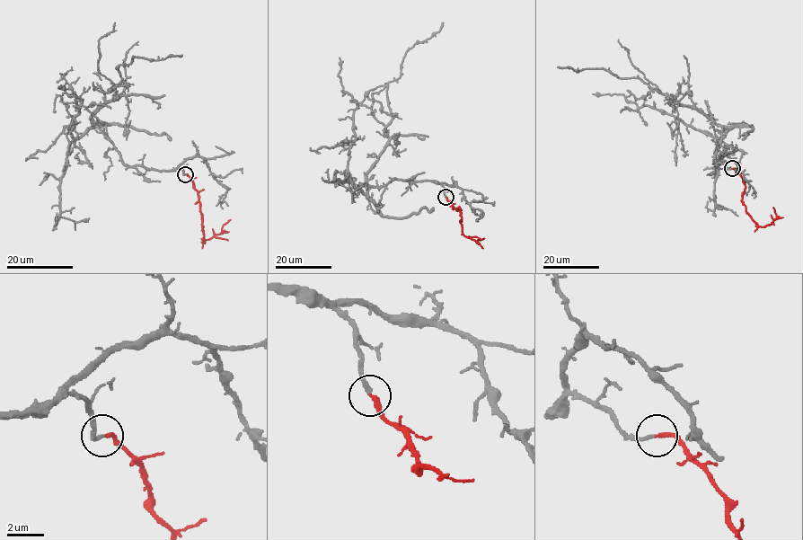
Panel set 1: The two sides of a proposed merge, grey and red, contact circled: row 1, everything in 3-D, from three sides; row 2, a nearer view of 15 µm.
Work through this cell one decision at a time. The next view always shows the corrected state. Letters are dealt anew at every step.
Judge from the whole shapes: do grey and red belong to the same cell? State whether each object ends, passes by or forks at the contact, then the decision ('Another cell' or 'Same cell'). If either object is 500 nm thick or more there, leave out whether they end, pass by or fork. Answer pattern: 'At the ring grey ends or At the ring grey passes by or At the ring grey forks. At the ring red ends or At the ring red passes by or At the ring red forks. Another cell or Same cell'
At the ring grey ends. At the ring red ends. Same cell

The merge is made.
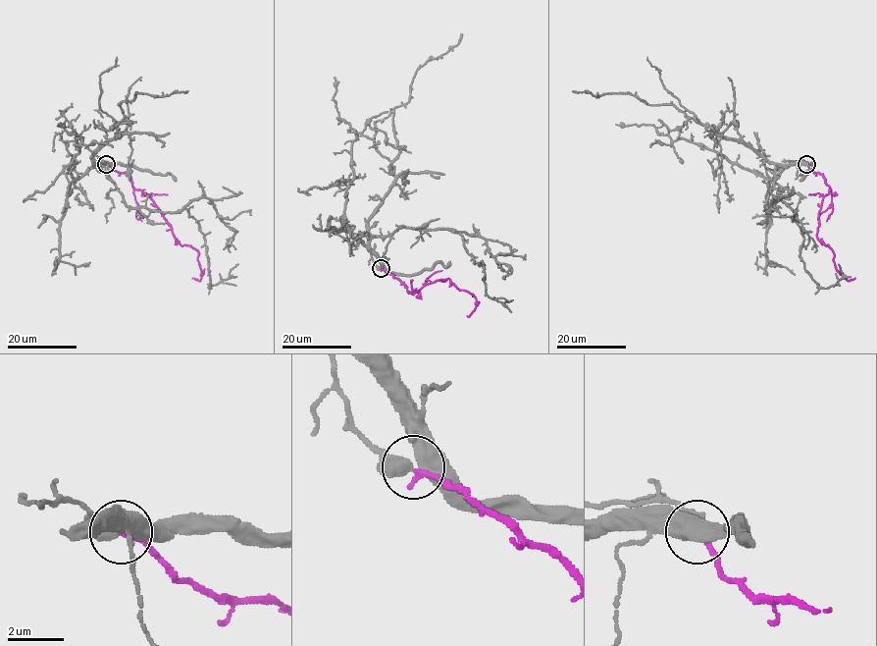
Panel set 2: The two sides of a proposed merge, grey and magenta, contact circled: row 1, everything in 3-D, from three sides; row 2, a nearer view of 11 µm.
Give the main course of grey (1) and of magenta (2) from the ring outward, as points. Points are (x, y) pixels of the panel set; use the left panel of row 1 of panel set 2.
1: (106, 164), (95, 165), (131, 207), (179, 212), (185, 208), (204, 234), (211, 288), (229, 277), (238, 263)
2: (106, 164), (125, 172), (134, 188), (153, 200), (175, 238), (198, 252), (201, 278), (192, 278)

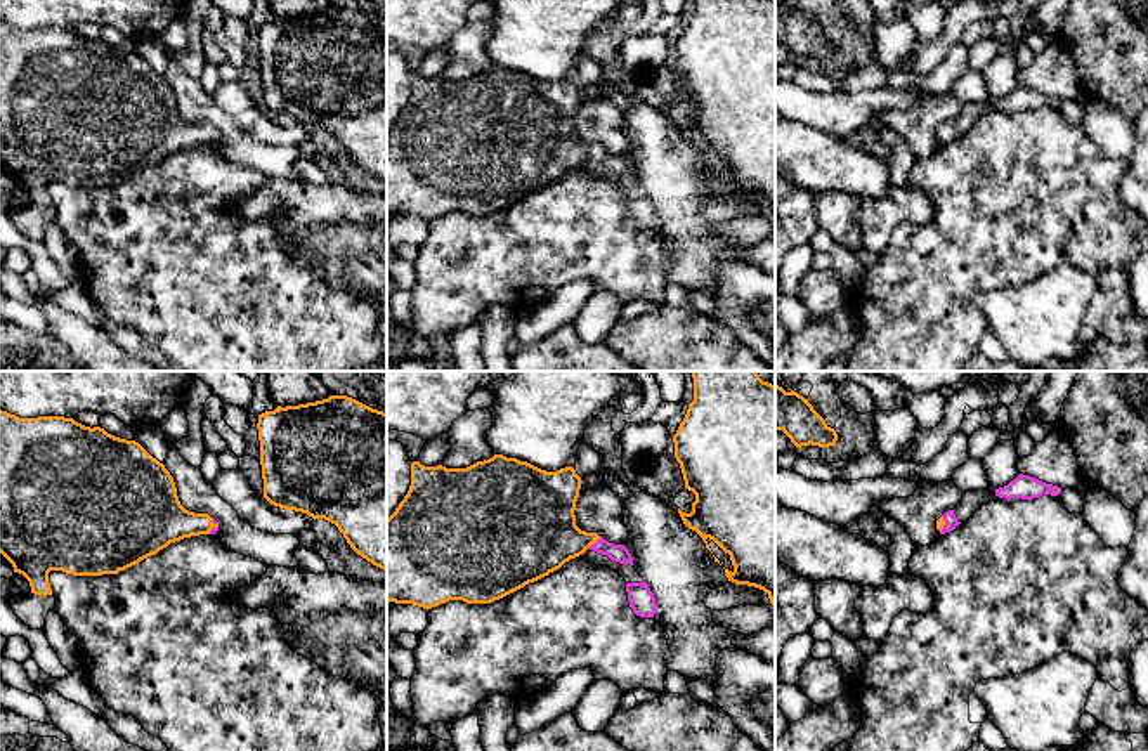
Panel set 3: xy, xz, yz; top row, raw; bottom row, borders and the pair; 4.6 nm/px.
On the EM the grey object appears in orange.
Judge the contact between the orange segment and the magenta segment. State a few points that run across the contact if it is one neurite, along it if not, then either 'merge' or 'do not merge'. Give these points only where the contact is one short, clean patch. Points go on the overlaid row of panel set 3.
line xz (541, 535), (593, 543), (619, 554); merge

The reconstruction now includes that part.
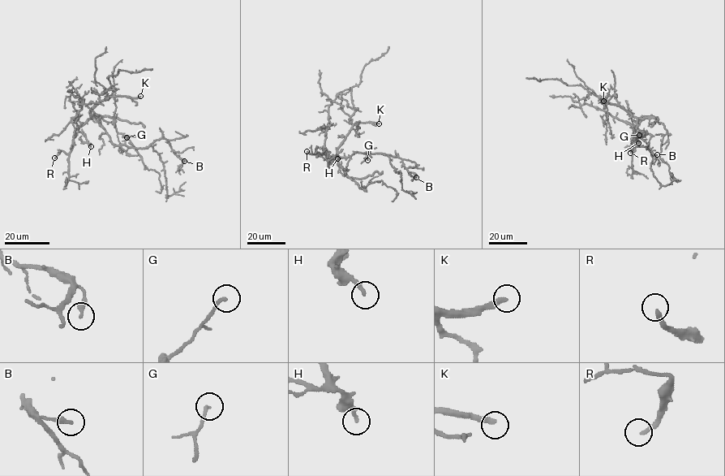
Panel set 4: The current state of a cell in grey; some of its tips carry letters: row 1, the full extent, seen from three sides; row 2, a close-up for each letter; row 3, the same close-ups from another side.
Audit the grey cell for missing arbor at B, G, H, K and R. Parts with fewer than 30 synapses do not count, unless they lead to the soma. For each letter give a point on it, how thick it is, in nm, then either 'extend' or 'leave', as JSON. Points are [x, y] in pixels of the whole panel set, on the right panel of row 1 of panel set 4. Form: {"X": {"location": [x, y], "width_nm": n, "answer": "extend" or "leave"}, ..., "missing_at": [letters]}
{"B": {"location": [657, 154], "width_nm": 240, "answer": "leave"}, "G": {"location": [639, 135], "width_nm": 170, "answer": "leave"}, "H": {"location": [638, 143], "width_nm": 240, "answer": "leave"}, "K": {"location": [603, 101], "width_nm": 300, "answer": "extend"}, "R": {"location": [630, 153], "width_nm": 220, "answer": "leave"}, "missing_at": ["K"]}

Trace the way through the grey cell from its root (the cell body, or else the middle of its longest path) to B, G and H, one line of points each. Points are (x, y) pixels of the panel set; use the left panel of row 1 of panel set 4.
B: (94, 118), (114, 144), (147, 148), (156, 140), (165, 138), (172, 150), (184, 161)
G: (94, 118), (113, 144), (123, 144), (126, 137)
H: (94, 118), (88, 118), (78, 129), (91, 146)

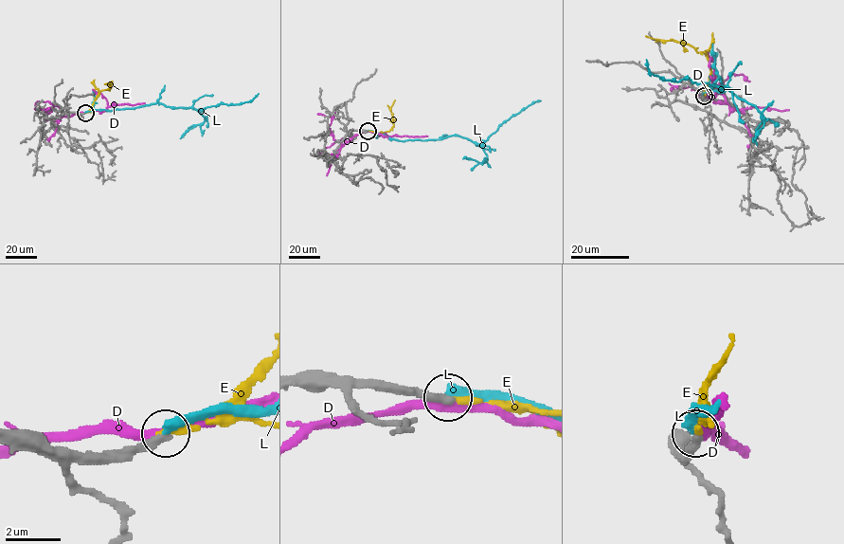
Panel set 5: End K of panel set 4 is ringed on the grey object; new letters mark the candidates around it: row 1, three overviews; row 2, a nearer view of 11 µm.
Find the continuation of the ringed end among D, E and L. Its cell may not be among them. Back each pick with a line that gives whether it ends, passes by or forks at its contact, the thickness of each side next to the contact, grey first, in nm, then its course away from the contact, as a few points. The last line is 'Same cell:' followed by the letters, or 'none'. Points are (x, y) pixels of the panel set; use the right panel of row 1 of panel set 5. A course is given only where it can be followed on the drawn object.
E: It ends there. Thickness 360 nm (grey) against 280 nm. Its course: (704, 96), (710, 68), (705, 52), (698, 52), (688, 44), (645, 36)
Same cell: E

